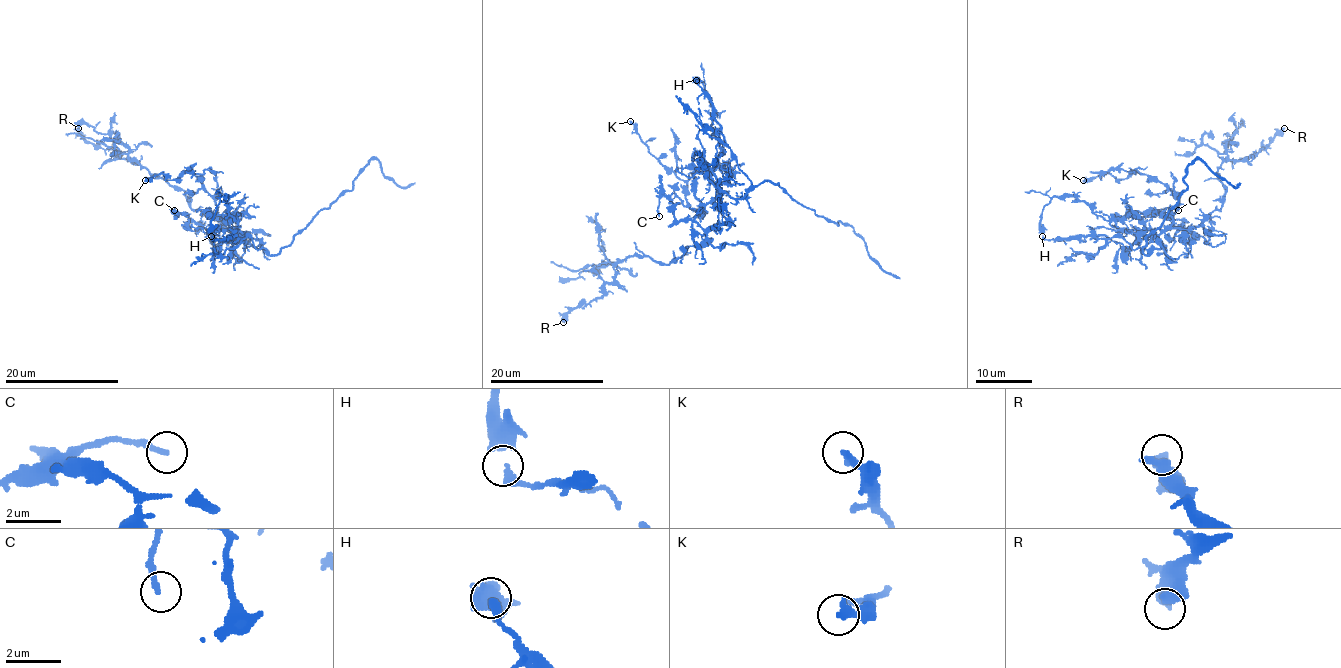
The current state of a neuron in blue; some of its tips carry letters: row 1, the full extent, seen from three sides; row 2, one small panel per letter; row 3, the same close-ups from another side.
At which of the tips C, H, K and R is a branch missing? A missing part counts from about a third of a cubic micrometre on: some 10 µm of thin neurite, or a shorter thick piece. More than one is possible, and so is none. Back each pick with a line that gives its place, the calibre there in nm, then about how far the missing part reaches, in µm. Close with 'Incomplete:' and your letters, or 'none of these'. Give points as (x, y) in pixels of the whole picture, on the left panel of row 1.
Incomplete: none of these

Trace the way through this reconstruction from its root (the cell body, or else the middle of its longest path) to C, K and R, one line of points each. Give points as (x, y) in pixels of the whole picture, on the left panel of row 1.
C: (238, 237), (235, 229), (200, 227), (187, 214), (173, 207), (174, 210)
K: (238, 237), (235, 219), (217, 216), (201, 175), (181, 172), (167, 179), (157, 173), (145, 180)
R: (238, 237), (235, 229), (224, 229), (193, 209), (183, 190), (112, 149), (95, 148), (78, 128)

